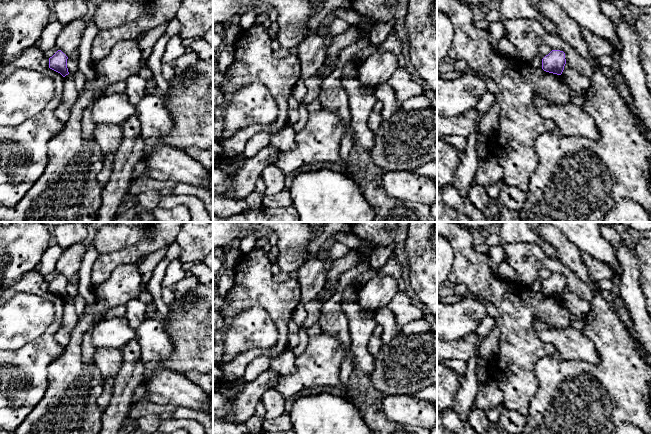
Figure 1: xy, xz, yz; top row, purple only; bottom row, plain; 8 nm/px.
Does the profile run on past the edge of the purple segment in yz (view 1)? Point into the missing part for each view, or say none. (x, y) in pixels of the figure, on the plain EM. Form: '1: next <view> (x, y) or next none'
1: next none

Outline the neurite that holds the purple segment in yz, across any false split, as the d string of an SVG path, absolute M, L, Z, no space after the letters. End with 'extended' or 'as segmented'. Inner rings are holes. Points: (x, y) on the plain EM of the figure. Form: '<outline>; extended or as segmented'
M552 274L542 283L542 293L557 299L562 298L565 288L565 277L560 274Z; as segmented

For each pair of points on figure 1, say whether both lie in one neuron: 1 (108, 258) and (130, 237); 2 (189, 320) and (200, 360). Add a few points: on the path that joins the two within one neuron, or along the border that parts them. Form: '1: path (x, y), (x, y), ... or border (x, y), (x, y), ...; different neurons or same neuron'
1: border (138, 242), (100, 254); different neurons
2: path (199, 330), (200, 350); same neuron

